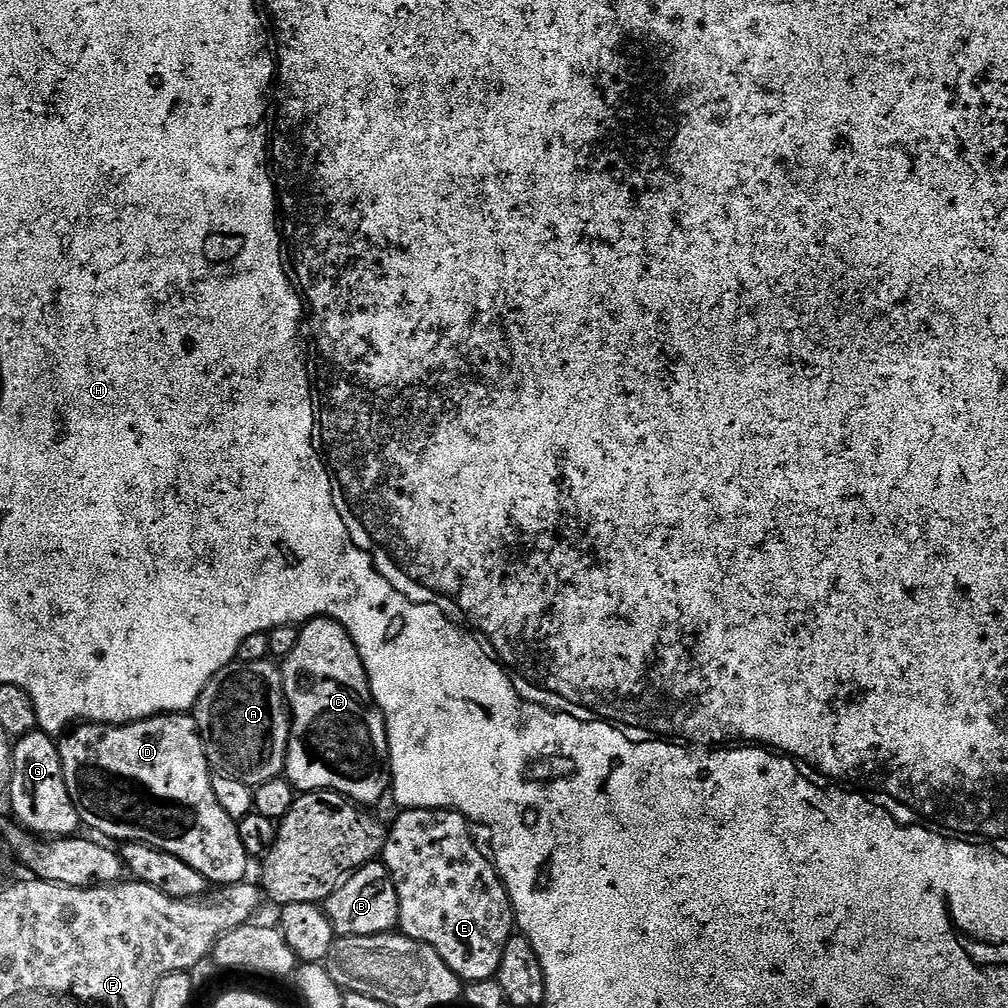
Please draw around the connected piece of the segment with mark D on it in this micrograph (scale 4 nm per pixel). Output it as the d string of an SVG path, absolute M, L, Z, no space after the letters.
M170 712L166 716L151 716L148 720L119 726L81 723L58 745L65 782L85 829L93 828L101 832L96 833L101 837L109 836L104 837L109 841L135 842L161 848L166 854L174 854L174 858L182 858L186 866L198 870L198 874L205 876L212 886L242 884L249 879L250 857L242 846L237 821L222 810L218 798L214 796L214 769L208 763L195 715Z

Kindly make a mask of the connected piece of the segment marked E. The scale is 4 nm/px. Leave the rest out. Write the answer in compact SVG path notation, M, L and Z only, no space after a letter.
M406 808L399 813L397 818L388 828L388 837L384 843L382 862L388 867L388 872L392 875L392 881L396 884L398 898L400 899L400 923L399 931L405 936L420 940L424 944L429 944L439 956L444 958L446 966L454 970L454 974L464 982L475 982L478 980L491 980L500 971L502 954L506 950L509 938L514 935L514 913L512 911L512 899L508 896L508 891L500 878L496 865L490 859L489 853L484 852L476 845L476 840L472 837L473 825L468 817L460 812L445 810L442 808Z

